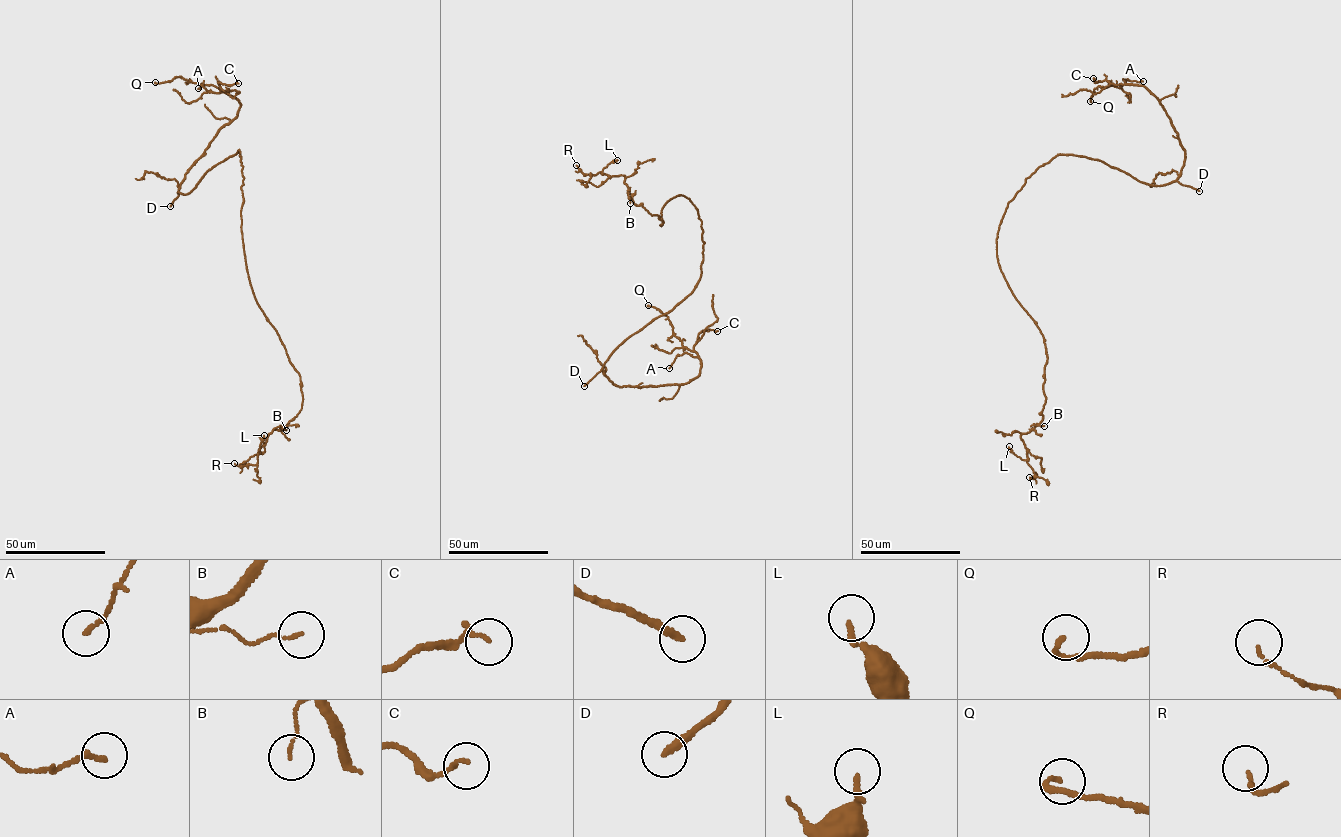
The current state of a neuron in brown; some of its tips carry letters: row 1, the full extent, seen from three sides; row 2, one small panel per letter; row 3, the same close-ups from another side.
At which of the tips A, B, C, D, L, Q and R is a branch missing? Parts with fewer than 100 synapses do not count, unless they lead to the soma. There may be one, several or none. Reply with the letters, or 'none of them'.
D

